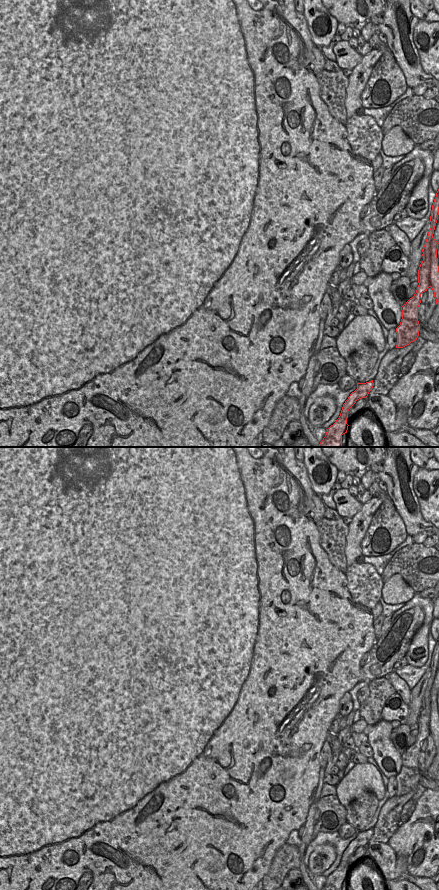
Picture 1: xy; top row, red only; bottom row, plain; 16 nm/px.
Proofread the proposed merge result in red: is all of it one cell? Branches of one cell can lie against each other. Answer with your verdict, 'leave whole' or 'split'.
split

